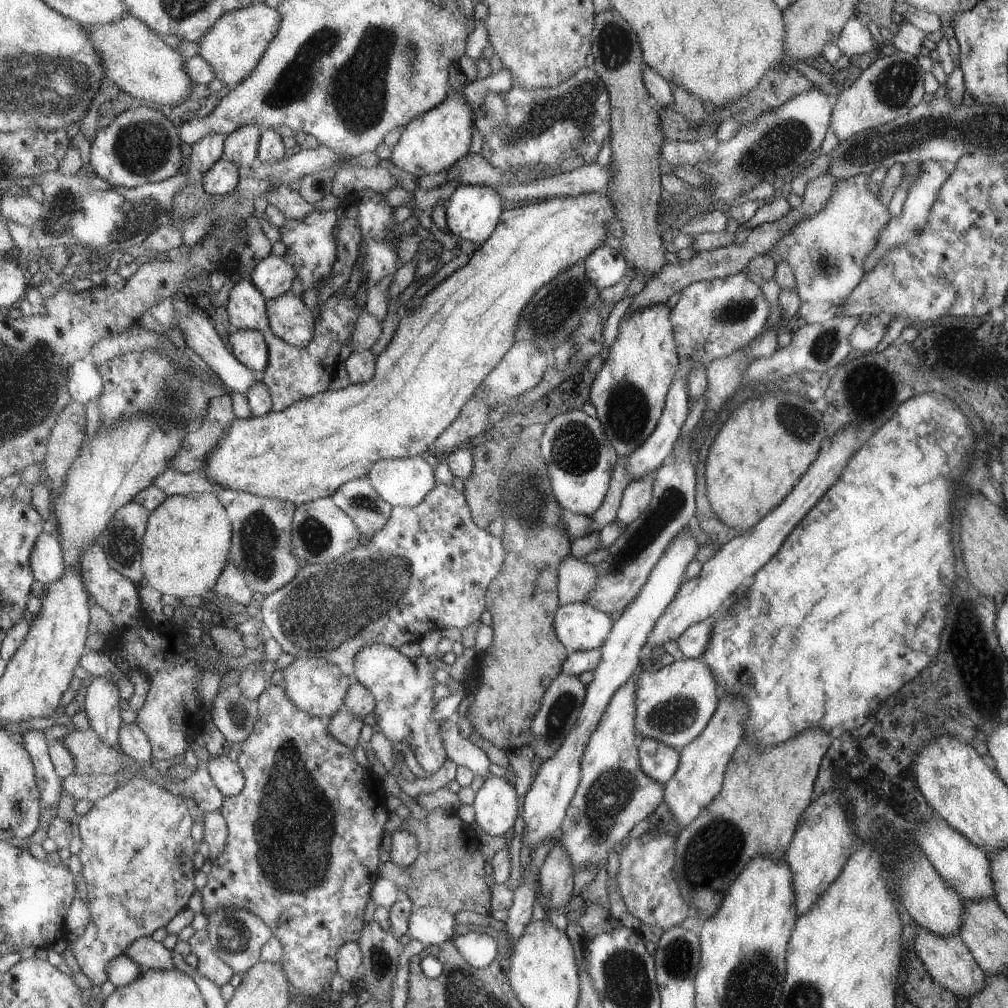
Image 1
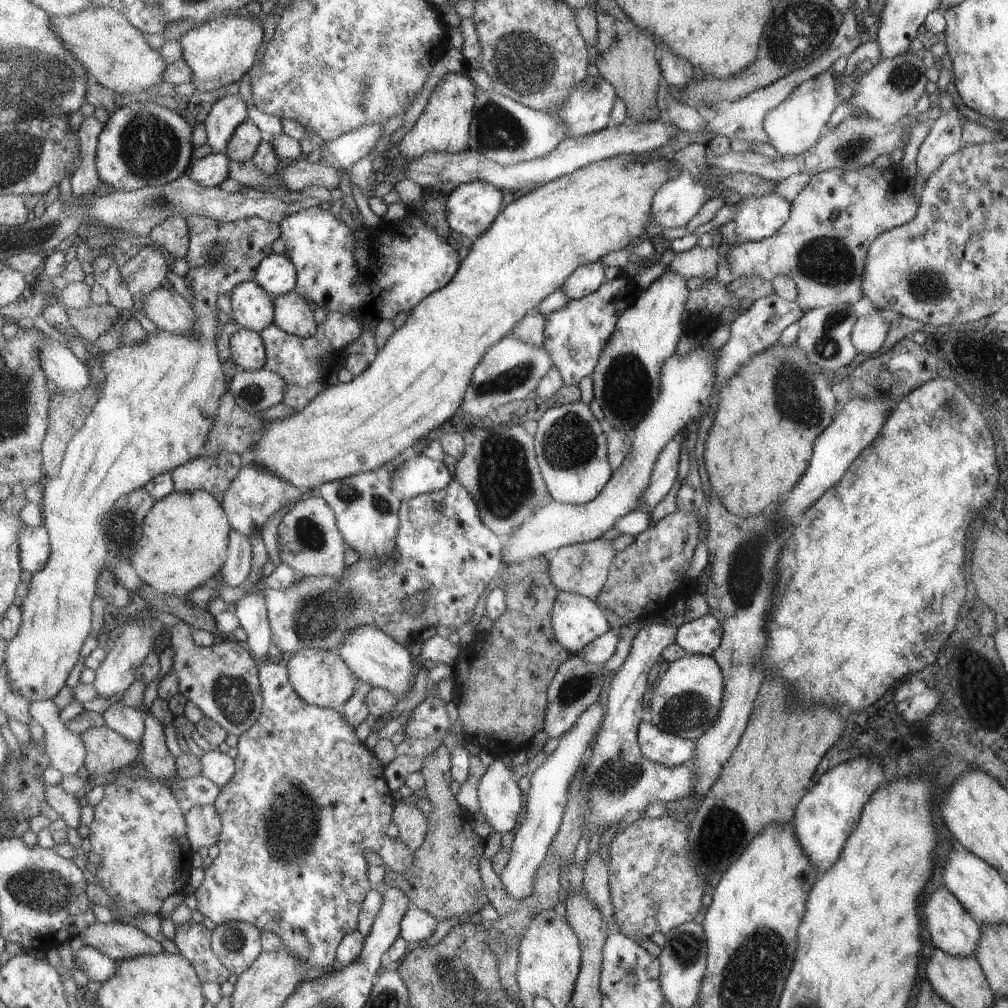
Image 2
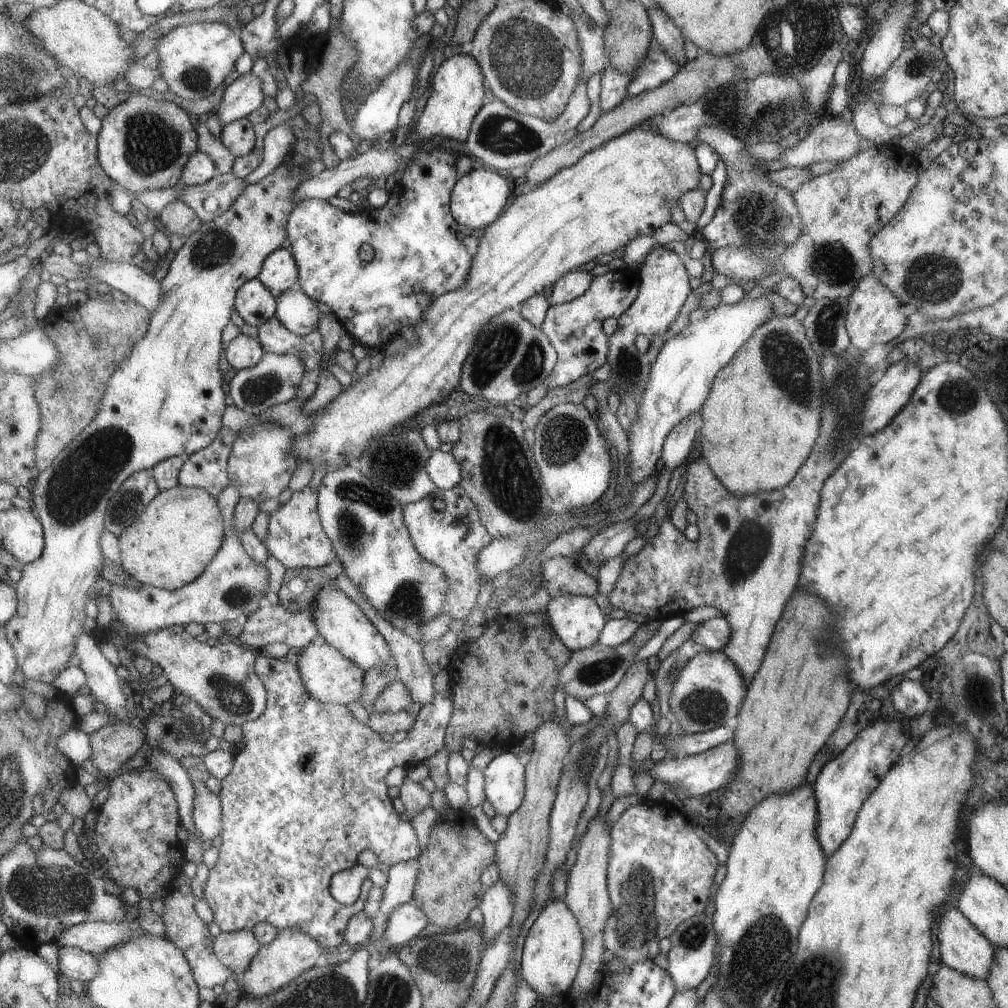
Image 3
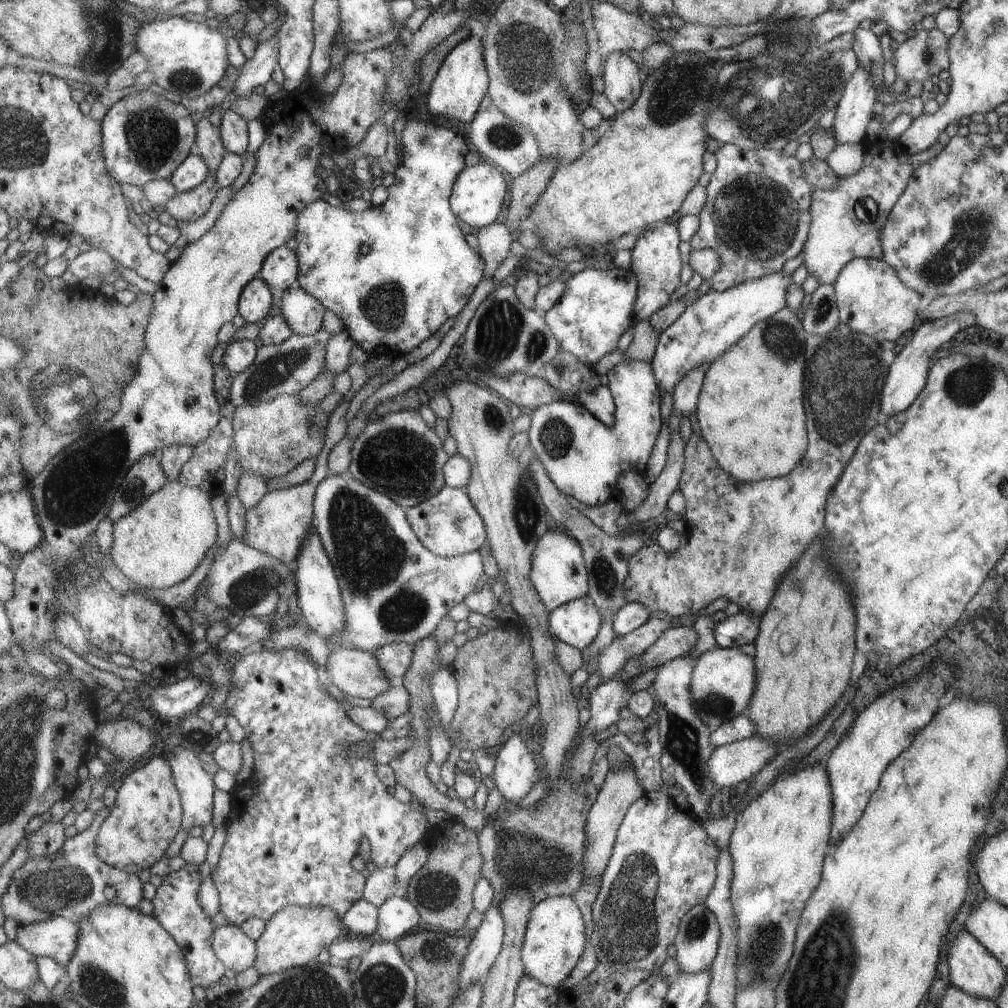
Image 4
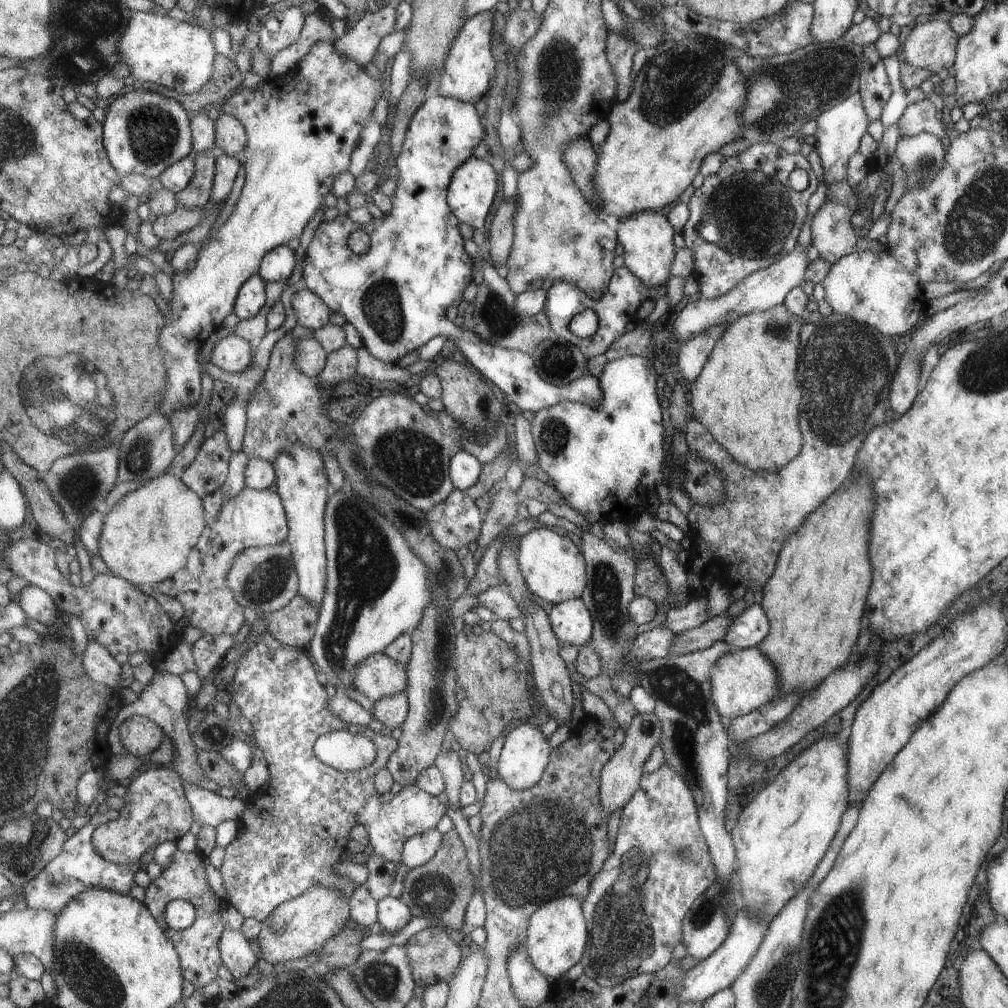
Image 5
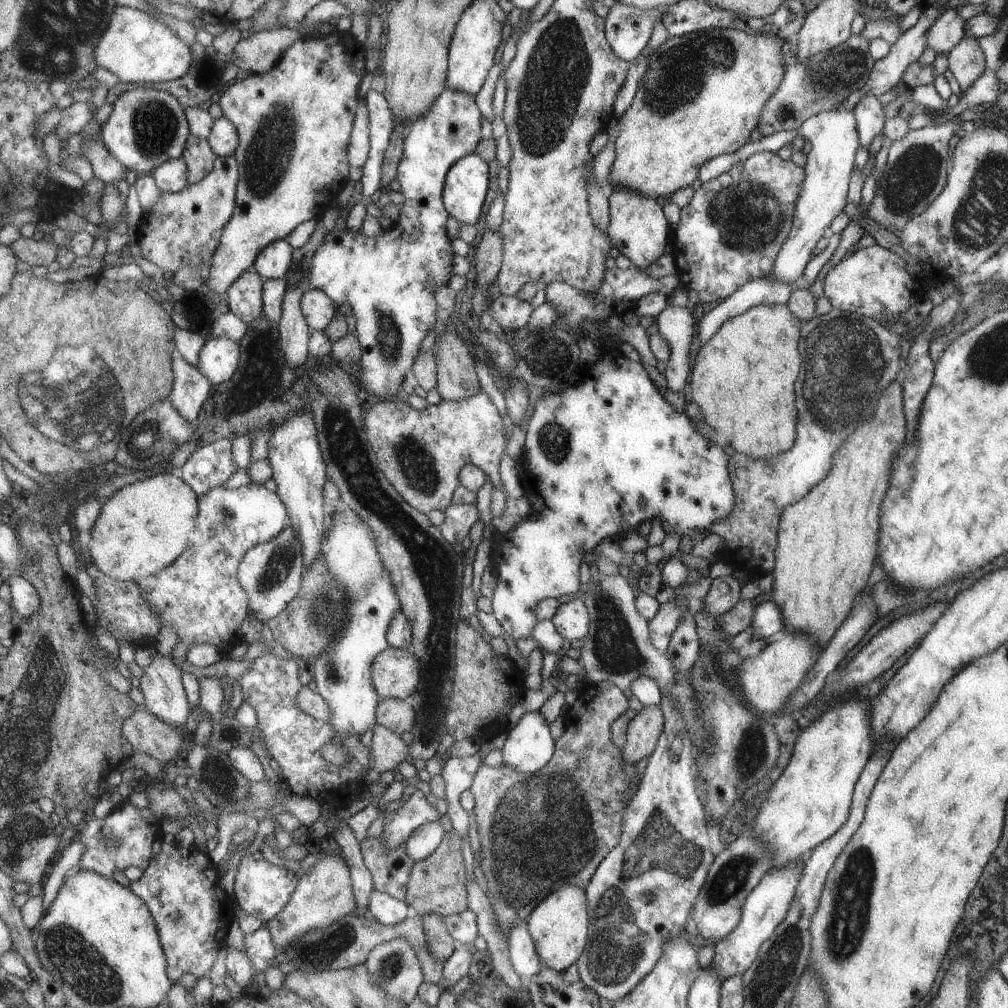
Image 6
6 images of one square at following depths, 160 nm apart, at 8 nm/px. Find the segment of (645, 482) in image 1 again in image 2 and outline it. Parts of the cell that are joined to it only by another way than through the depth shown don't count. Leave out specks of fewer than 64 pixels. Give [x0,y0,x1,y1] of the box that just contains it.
[638,439,681,513]

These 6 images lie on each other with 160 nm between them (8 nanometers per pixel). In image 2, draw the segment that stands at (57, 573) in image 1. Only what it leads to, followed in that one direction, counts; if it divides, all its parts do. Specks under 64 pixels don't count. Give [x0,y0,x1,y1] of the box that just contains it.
[20,526,51,574]

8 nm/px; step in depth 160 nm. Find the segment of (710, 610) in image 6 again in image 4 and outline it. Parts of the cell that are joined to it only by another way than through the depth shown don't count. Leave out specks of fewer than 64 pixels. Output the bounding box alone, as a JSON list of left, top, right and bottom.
[596,616,674,682]

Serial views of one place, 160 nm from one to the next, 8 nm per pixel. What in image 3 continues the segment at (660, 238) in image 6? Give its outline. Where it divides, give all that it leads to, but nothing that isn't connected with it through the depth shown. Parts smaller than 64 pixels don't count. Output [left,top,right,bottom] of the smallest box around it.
[609,243,691,402]

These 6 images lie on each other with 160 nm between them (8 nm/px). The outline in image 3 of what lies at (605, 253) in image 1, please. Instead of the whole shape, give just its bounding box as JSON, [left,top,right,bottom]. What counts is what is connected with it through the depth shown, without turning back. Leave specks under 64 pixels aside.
[548,270,595,305]

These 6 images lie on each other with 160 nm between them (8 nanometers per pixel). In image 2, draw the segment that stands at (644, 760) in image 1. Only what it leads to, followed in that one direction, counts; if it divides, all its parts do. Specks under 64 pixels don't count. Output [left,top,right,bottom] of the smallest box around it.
[638,716,694,767]

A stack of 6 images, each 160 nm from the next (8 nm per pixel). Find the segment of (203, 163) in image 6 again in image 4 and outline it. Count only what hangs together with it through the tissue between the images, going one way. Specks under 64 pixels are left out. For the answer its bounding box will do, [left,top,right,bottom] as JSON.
[166,171,222,220]

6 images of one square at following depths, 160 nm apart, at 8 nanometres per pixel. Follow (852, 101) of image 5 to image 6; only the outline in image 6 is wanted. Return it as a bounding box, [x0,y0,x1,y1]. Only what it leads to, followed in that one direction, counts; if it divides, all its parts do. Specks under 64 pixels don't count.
[768,108,860,283]

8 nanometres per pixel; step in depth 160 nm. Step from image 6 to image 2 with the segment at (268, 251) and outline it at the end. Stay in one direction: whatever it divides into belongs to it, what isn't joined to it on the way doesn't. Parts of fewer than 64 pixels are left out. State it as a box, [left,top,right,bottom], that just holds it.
[256,252,298,297]

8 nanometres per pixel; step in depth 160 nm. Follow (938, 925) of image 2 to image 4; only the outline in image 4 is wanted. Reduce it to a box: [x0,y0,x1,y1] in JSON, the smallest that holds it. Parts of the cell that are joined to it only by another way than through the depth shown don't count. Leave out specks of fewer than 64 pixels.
[946,928,1007,1002]

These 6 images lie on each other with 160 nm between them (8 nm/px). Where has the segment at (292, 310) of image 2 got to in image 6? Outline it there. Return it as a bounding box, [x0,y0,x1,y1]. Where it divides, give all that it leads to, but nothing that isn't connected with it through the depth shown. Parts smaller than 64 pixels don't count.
[302,288,337,331]

